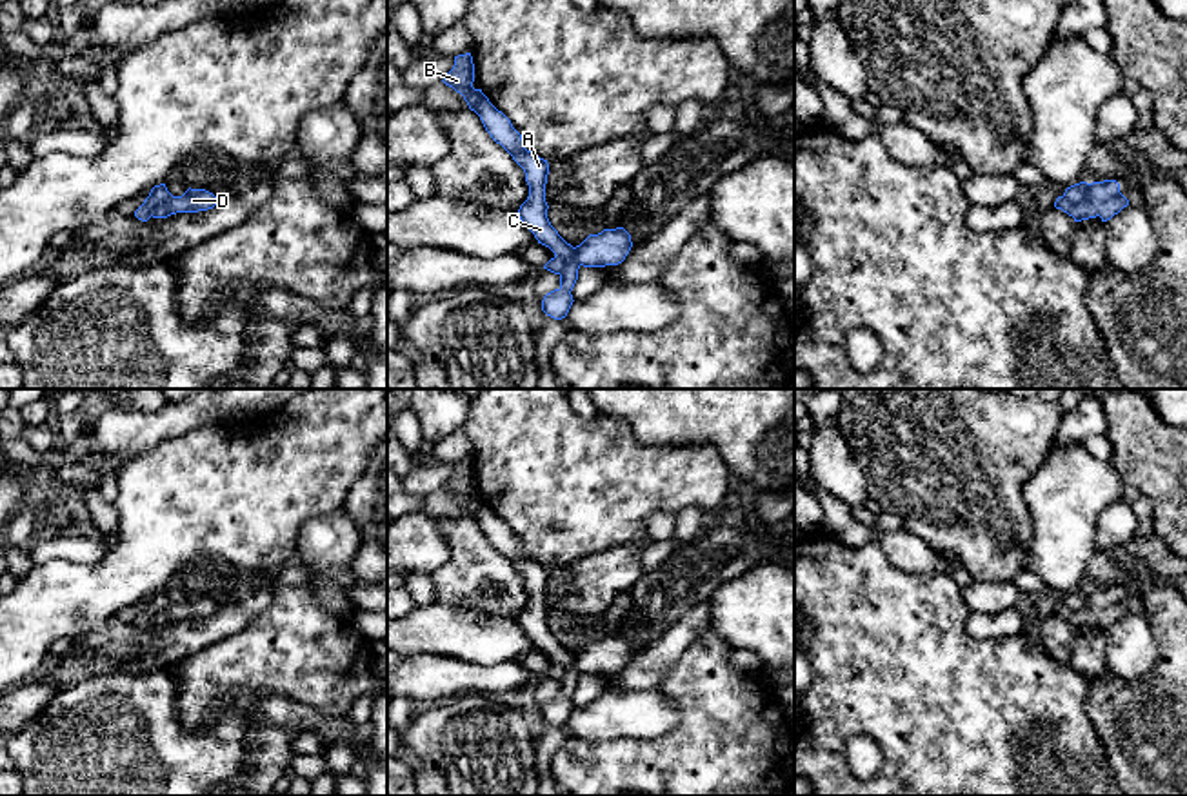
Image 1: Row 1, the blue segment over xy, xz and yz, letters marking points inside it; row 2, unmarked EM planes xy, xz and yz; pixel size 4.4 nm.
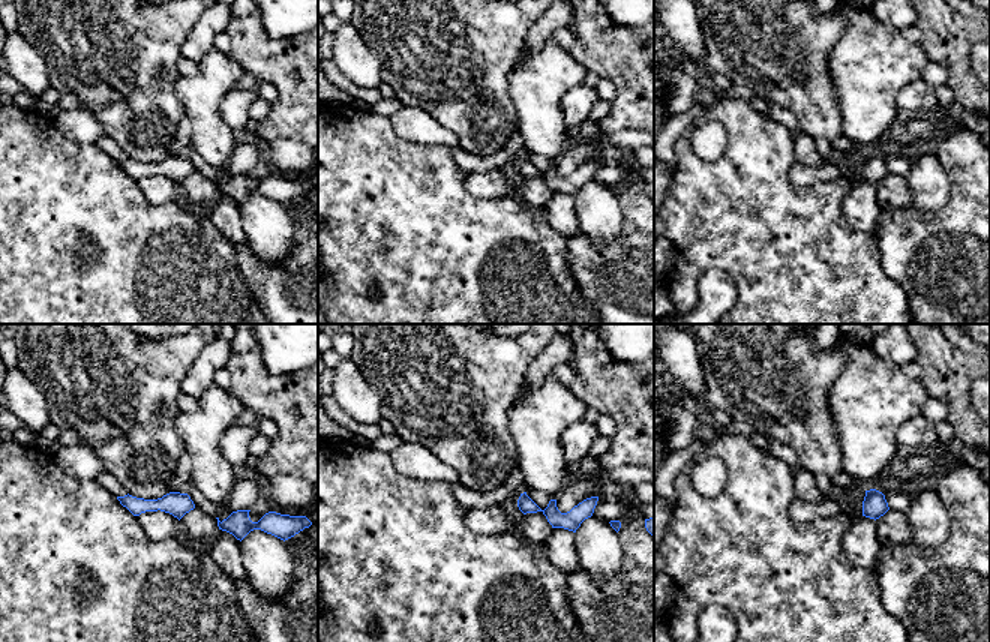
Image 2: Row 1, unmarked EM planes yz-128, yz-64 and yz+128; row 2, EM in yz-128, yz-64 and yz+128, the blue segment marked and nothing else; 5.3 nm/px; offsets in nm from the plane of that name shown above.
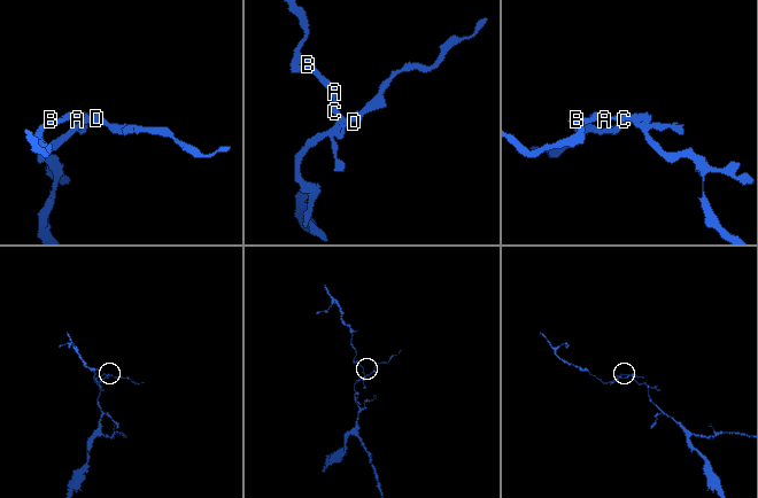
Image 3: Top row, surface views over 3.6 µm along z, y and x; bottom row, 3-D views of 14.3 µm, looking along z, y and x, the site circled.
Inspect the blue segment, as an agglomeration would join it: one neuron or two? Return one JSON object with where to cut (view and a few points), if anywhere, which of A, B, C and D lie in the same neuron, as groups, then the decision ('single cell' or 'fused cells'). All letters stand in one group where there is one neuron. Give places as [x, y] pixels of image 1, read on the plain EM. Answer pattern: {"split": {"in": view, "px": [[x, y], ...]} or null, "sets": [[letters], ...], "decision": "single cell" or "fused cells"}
{"split": {"in": "yz", "px": [[1087, 591], [1086, 602], [1078, 609], [1069, 609], [1064, 604]]}, "sets": [["A", "B", "C"], ["D"]], "decision": "fused cells"}

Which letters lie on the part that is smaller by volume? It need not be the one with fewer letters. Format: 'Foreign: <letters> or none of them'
Foreign: A, B, C

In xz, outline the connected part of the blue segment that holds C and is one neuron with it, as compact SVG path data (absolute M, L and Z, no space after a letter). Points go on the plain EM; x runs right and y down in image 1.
M471 460L454 463L453 476L442 487L464 503L469 516L474 518L491 545L500 551L513 567L524 576L529 592L529 603L520 612L518 623L524 632L534 642L538 651L549 654L554 663L565 669L560 680L560 696L573 698L578 687L580 672L574 669L574 654L567 651L547 625L545 591L549 582L547 567L536 563L524 554L522 542L513 534L511 527L498 518L482 496L474 496L474 471Z

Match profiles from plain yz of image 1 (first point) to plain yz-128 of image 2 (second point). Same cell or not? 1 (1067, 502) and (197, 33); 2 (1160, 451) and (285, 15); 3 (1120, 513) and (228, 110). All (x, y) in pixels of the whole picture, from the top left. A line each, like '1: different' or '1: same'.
1: different
2: different
3: same

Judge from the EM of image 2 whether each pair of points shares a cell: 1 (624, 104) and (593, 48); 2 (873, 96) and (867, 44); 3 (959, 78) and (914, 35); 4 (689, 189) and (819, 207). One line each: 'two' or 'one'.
1: one
2: one
3: two
4: one

